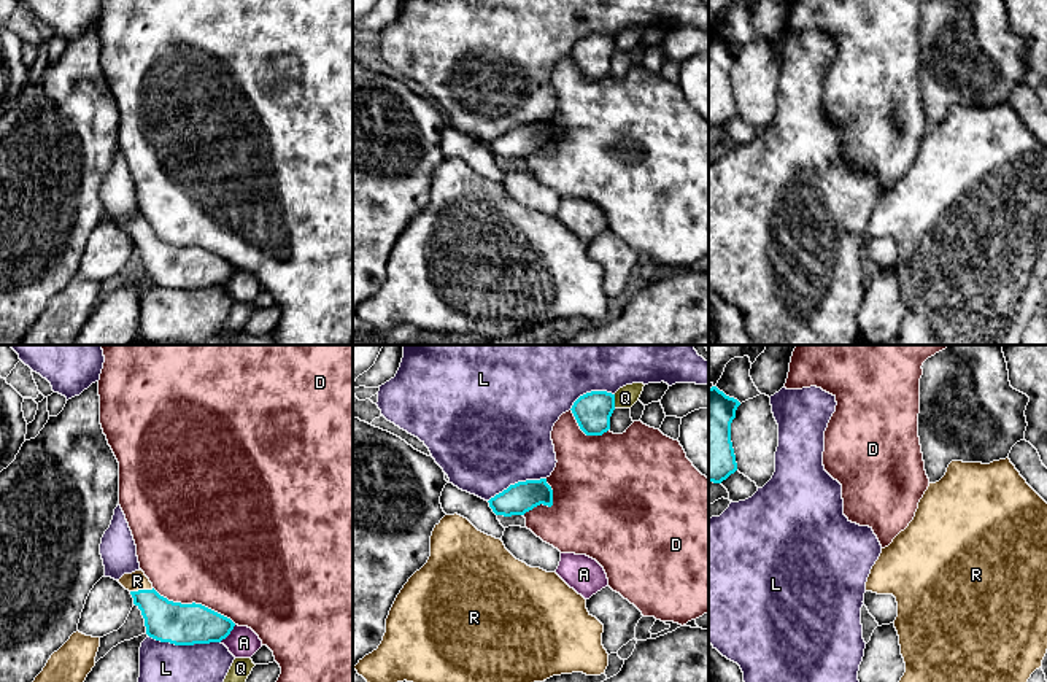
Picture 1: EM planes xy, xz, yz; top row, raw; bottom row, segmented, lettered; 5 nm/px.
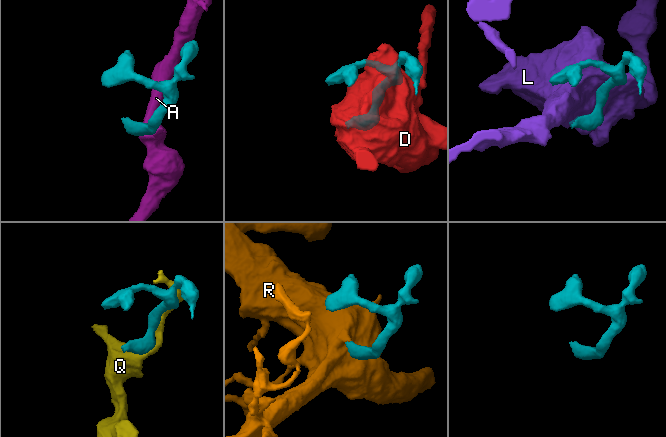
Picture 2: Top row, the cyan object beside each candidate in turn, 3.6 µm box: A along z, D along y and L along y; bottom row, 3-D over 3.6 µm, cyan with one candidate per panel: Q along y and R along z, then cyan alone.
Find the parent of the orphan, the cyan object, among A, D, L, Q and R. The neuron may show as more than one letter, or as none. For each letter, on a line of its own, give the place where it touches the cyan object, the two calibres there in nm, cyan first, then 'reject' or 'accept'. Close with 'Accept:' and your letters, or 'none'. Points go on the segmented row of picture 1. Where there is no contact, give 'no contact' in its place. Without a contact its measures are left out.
A: xy (227, 635) | 200/160 nm | reject
D: xy (194, 603) | 220/500 nm | reject
L: xy (185, 644) | 220/200 nm | reject
Q: xz (614, 401) | 190/110 nm | reject
R: xy (142, 590) | 220/100 nm | accept
Accept: R

